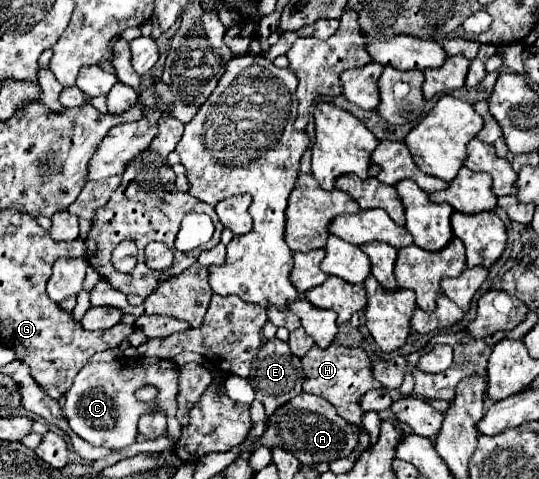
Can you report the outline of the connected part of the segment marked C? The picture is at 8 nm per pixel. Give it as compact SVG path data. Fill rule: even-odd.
M136 356L136 360L120 358L106 364L86 364L78 372L78 378L74 378L72 388L66 392L64 396L66 402L62 412L72 432L76 432L82 440L94 446L110 448L110 450L120 450L136 442L136 428L138 428L140 416L148 412L162 412L168 420L168 438L172 444L176 444L182 432L182 426L176 418L178 392L180 392L178 366L172 360L142 358L142 356ZM146 384L152 384L158 388L158 398L154 406L138 402L134 396L136 388Z

